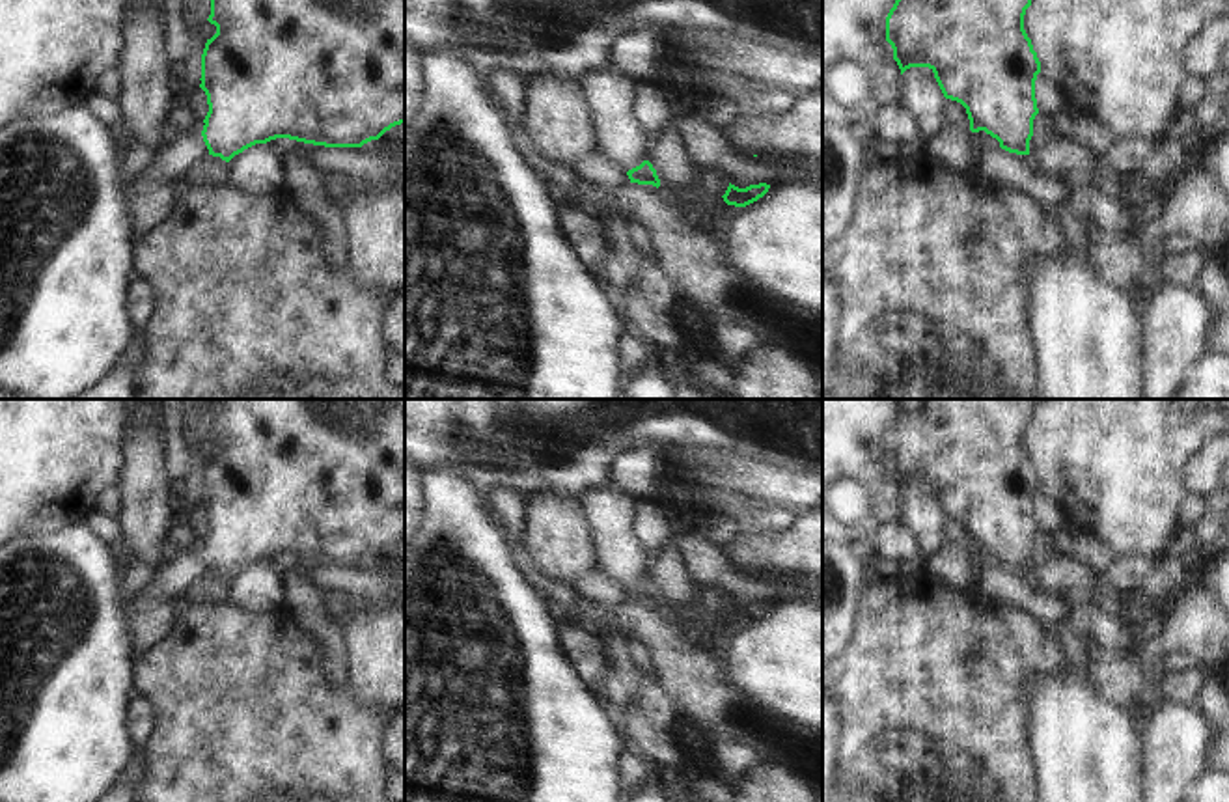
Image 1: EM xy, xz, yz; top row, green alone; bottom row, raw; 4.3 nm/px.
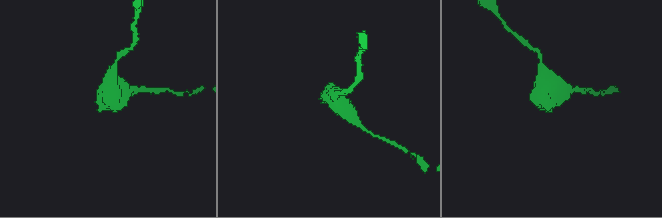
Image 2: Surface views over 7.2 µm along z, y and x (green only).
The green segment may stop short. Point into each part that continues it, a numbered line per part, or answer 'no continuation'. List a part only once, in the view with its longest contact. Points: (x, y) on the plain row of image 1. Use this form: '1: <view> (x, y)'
1: xy (178, 571)

